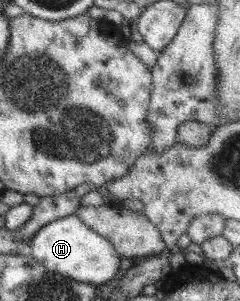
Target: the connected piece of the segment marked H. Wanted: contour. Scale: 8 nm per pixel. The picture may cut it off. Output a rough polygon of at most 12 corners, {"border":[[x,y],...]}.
{"border":[[75,212],[47,222],[27,254],[89,285],[116,278],[122,259]]}

